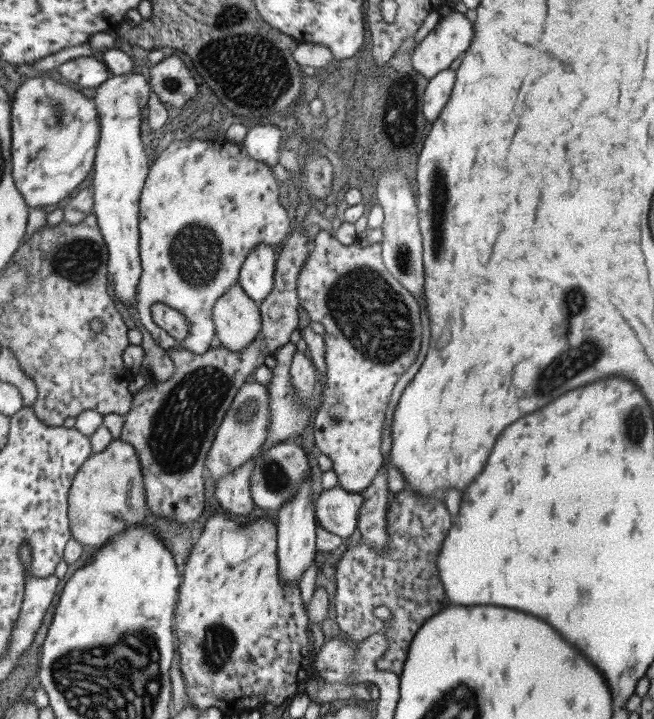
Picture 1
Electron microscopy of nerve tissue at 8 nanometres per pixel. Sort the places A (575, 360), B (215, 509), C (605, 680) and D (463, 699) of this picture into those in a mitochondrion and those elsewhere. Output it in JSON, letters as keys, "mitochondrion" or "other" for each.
{"A":"mitochondrion","B":"other","C":"other","D":"mitochondrion"}

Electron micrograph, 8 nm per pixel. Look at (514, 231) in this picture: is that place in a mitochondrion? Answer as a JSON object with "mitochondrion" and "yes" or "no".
{"mitochondrion":"no"}

